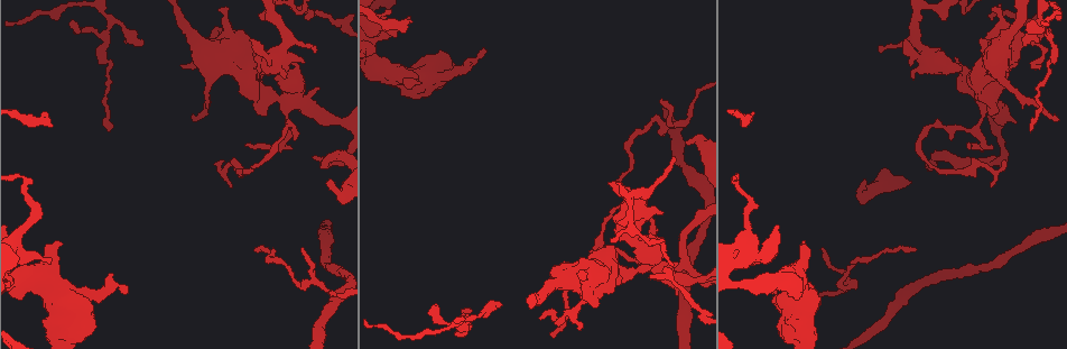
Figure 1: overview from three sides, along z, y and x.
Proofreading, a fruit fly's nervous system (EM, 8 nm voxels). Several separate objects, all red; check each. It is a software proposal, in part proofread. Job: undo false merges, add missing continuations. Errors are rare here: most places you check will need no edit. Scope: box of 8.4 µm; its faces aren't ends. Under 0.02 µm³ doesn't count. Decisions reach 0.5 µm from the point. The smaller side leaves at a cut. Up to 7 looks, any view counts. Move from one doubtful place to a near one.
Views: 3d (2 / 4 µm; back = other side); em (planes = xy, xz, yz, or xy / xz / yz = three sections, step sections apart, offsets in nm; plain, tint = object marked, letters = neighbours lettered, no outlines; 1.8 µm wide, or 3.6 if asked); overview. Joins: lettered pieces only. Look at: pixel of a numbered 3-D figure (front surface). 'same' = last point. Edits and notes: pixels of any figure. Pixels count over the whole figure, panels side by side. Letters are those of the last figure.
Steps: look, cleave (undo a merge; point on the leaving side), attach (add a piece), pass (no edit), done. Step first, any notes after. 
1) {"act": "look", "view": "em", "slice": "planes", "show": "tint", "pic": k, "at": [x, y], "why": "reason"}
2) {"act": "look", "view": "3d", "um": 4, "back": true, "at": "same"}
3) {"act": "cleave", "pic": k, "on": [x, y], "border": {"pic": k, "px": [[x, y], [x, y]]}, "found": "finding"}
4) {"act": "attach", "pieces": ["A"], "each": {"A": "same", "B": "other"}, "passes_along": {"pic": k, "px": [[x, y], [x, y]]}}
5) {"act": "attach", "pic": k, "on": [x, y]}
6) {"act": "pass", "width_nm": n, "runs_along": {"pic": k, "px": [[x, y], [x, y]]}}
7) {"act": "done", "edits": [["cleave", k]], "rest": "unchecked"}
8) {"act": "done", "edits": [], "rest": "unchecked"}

{"act": "look", "view": "em", "um": 3.6, "slice": "planes", "show": "plain", "pic": 1, "at": [915, 19], "why": "calibre changes"}

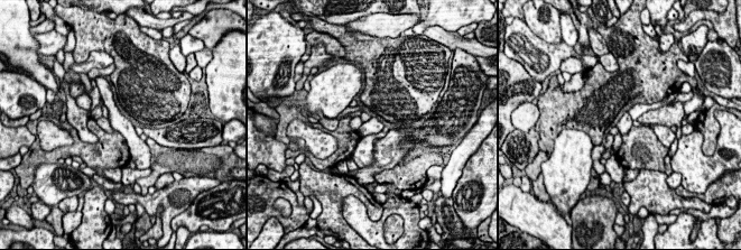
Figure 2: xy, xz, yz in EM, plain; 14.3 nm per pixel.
{"act": "look", "view": "em", "um": 3.6, "slice": "planes", "show": "letters", "at": "same"}

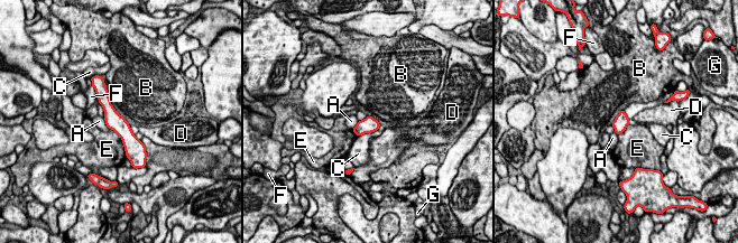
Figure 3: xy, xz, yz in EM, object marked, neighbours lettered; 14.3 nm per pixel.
{"act": "pass", "each": {"A": "other", "B": "other", "C": "other", "D": "other", "E": "other", "F": "other", "G": "other"}, "runs_along": {"pic": 3, "px": [[100, 96], [112, 119], [137, 148]]}, "found": "continuous, no second neuron"}

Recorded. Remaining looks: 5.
{"act": "look", "view": "3d", "um": 4, "pic": 1, "at": [291, 94], "why": "a narrow waist"}

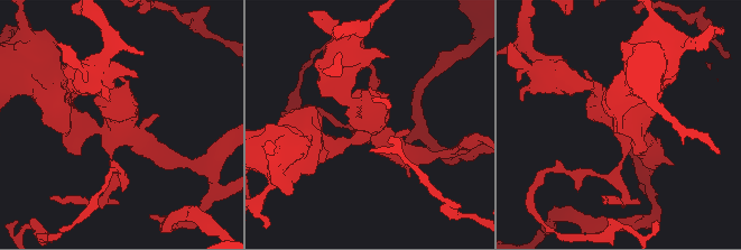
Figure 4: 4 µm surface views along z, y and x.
{"act": "look", "view": "em", "um": 3.6, "slice": "planes", "show": "plain", "pic": 4, "at": [115, 124], "arms": 4}

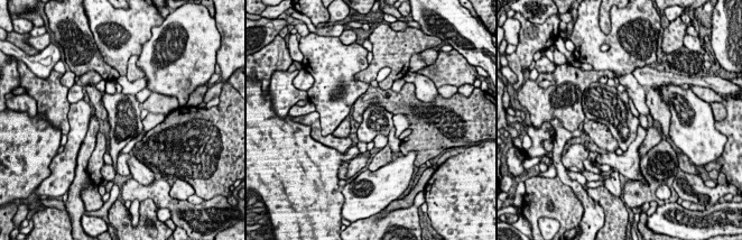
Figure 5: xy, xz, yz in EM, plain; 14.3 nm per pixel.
{"act": "look", "view": "em", "um": 3.6, "slice": "planes", "show": "letters", "at": "same"}

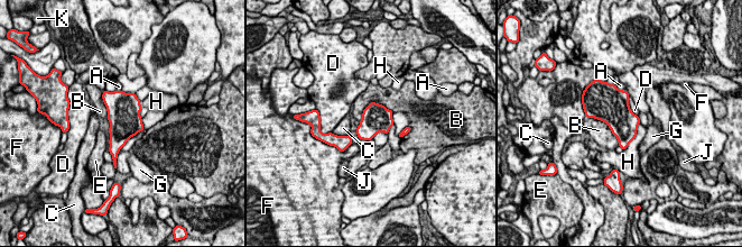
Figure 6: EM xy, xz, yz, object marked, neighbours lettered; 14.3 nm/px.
{"act": "pass", "each": {"A": "other", "B": "other", "C": "other", "D": "other", "E": "other", "F": "other", "G": "other", "H": "other", "J": "other", "K": "other"}, "border": {"pic": 6, "px": [[586, 117], [602, 120], [619, 145]]}, "found": "all the same neuron"}

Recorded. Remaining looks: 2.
{"act": "look", "view": "em", "slice": "xz", "step": 4, "show": "letters", "pic": 1, "at": [690, 143], "why": "branch stops here"}

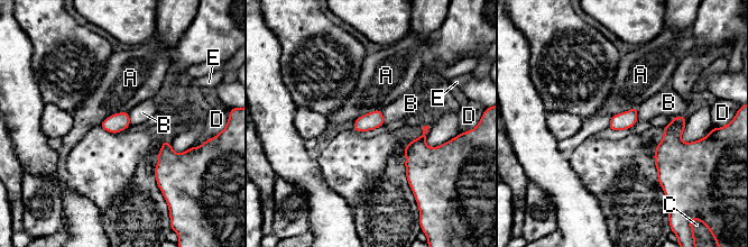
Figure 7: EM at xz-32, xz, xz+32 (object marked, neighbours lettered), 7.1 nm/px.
{"act": "look", "view": "em", "slice": "planes", "show": "letters", "at": "same", "why": "cut it another way"}

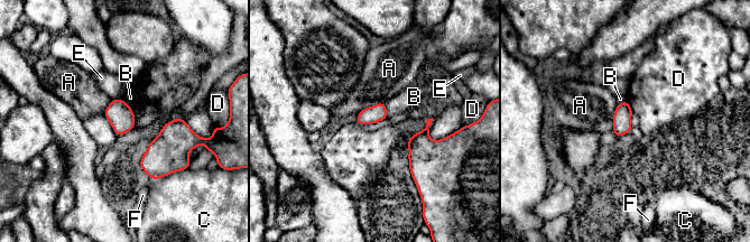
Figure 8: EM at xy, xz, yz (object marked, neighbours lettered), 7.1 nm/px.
{"act": "pass", "each": {"A": "other", "B": "other", "C": "other", "D": "other", "E": "other", "F": "other"}, "border": {"pic": 8, "px": [[627, 100], [633, 112]]}, "found": "no lettered piece goes on from it"}

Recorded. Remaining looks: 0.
{"act": "done", "edits": [], "rest": "unchecked"}

